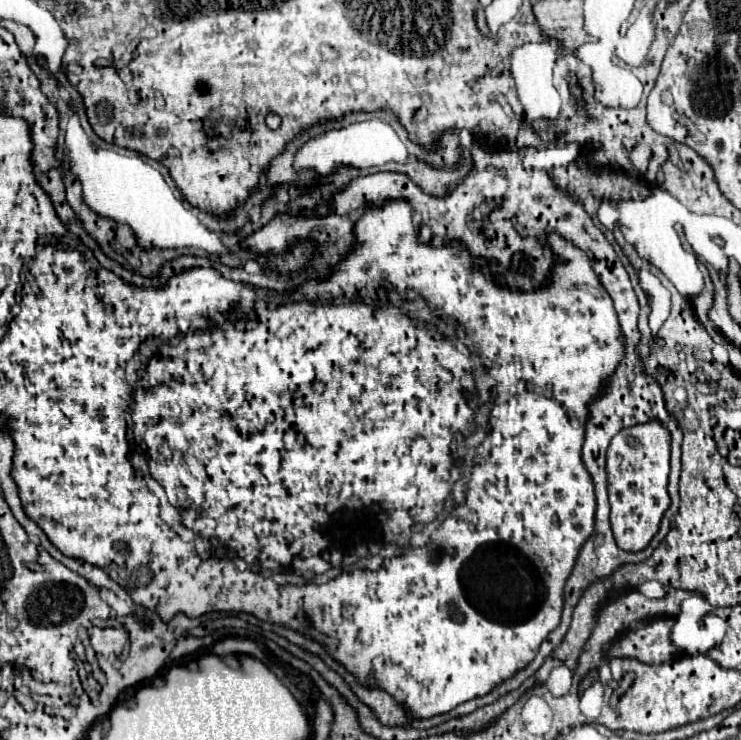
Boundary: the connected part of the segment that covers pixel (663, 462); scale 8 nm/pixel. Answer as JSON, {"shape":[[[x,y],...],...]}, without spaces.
{"shape":[[[658,421],[622,429],[610,441],[606,471],[608,471],[608,495],[610,495],[610,505],[612,505],[610,521],[612,521],[612,531],[614,531],[616,543],[624,551],[642,551],[650,543],[650,539],[656,535],[660,519],[670,505],[670,497],[666,491],[668,473],[670,473],[670,435],[668,435],[668,431]]]}

